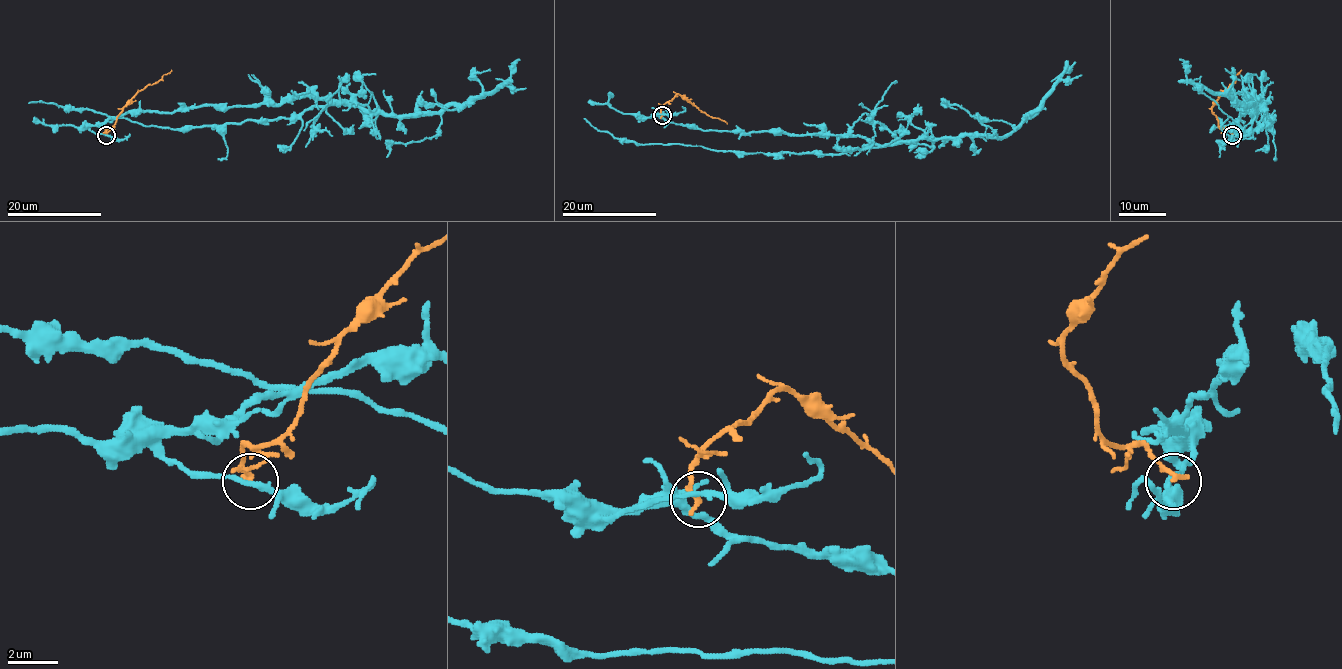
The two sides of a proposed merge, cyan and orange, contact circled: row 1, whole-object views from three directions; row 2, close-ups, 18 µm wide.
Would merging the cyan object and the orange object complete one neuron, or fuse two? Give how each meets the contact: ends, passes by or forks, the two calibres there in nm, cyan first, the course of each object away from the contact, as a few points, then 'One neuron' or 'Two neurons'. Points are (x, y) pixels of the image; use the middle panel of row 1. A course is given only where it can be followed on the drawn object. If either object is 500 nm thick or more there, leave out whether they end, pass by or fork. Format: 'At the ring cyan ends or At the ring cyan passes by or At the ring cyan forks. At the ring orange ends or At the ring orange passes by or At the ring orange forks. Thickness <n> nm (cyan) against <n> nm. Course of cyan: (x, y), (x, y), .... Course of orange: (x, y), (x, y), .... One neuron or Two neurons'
At the ring cyan passes by. At the ring orange ends. Thickness 200 nm (cyan) against 240 nm. Course of cyan: (662, 115), (645, 118), (703, 130), (866, 137), (883, 145), (845, 153), (717, 151), (620, 142), (584, 118). Course of orange: (662, 115), (660, 110), (669, 100), (679, 94), (726, 124). Two neurons

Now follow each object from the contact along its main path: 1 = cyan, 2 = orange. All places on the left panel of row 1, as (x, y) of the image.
1: (106, 134), (90, 127), (127, 113), (310, 97), (328, 102), (290, 118), (161, 128), (28, 102)
2: (106, 134), (105, 130), (113, 125), (124, 106), (144, 87), (156, 84), (171, 69)

